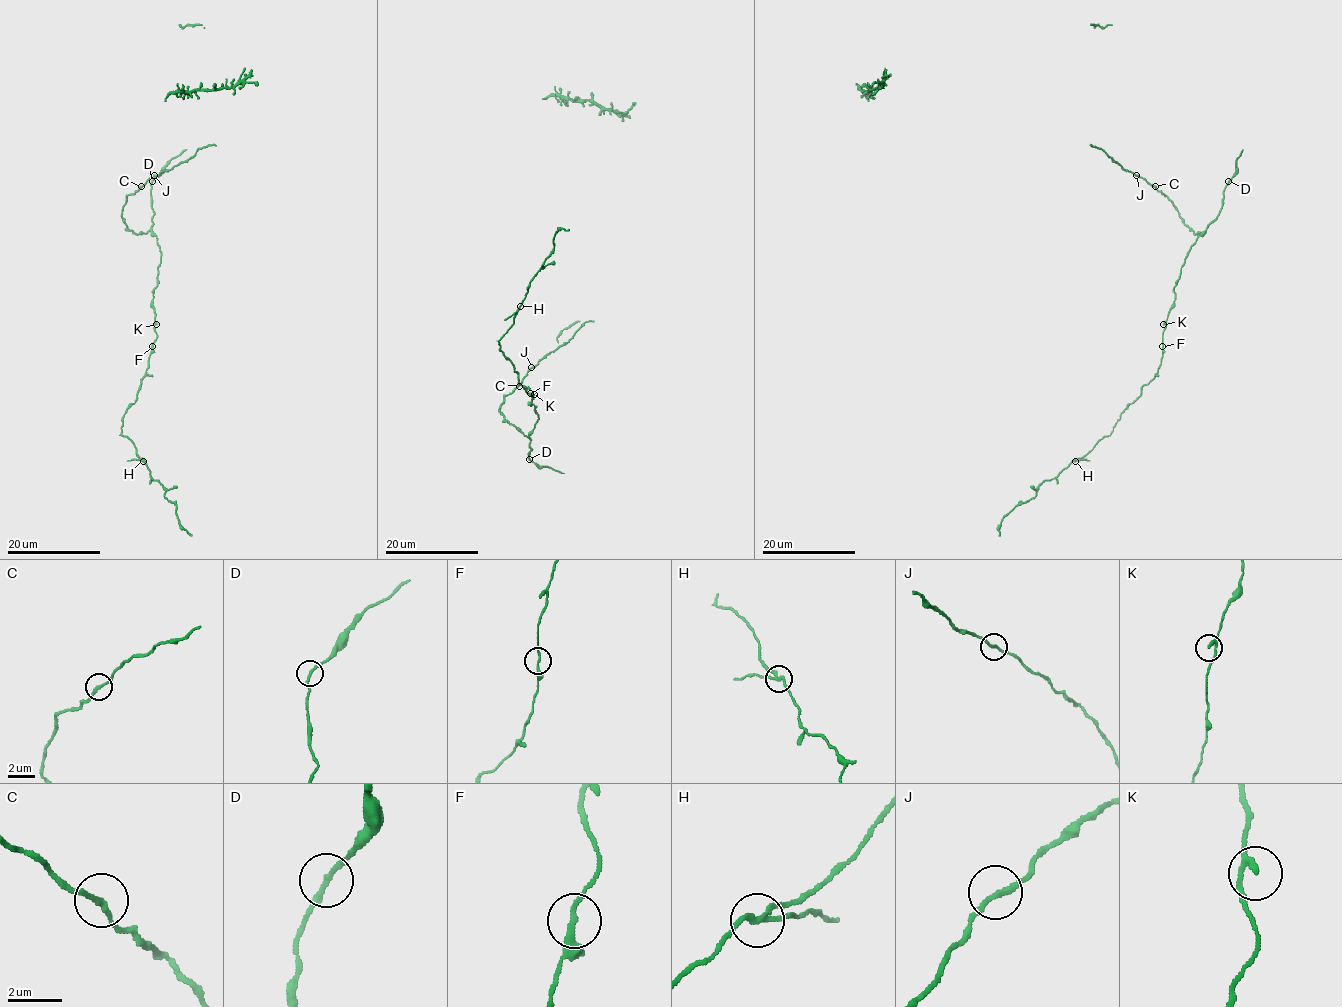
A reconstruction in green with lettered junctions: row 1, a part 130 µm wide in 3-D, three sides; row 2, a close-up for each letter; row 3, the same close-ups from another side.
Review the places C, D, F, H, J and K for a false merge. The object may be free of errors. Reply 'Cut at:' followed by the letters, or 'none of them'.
Cut at: none of them

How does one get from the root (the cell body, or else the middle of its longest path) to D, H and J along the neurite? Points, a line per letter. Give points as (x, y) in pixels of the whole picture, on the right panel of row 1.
D: (1154, 187), (1172, 203), (1178, 216), (1195, 234), (1203, 234), (1219, 213), (1228, 181)
H: (1154, 187), (1195, 234), (1205, 231), (1191, 246), (1174, 287), (1157, 373), (1113, 430), (1075, 460)
J: (1154, 187), (1136, 175)

